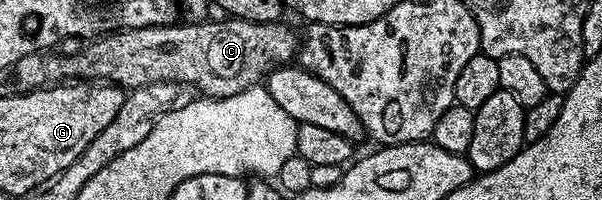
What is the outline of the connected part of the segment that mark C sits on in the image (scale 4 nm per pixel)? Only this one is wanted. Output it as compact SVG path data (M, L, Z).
M232 17L226 23L178 21L167 27L117 29L114 35L102 34L86 51L61 55L53 64L41 59L25 75L25 87L40 89L72 77L77 81L104 81L122 89L155 85L155 81L189 83L202 96L211 99L235 97L243 89L258 86L268 72L292 64L301 50L301 35L285 21L252 23Z

